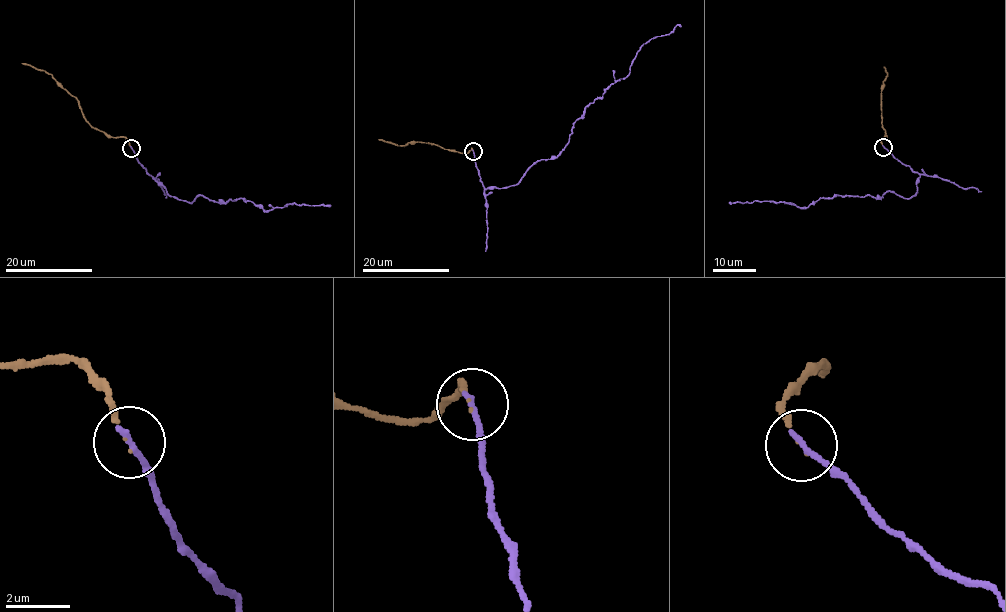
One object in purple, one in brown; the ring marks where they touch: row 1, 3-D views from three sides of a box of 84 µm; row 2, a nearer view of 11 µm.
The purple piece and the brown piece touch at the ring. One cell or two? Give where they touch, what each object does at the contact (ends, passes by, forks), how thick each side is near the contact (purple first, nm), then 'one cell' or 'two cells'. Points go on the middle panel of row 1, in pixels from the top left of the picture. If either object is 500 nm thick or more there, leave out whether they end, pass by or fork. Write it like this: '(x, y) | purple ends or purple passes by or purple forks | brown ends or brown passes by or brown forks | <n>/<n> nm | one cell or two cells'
(473, 151) | purple ends | brown ends | 200/110 nm | one cell

